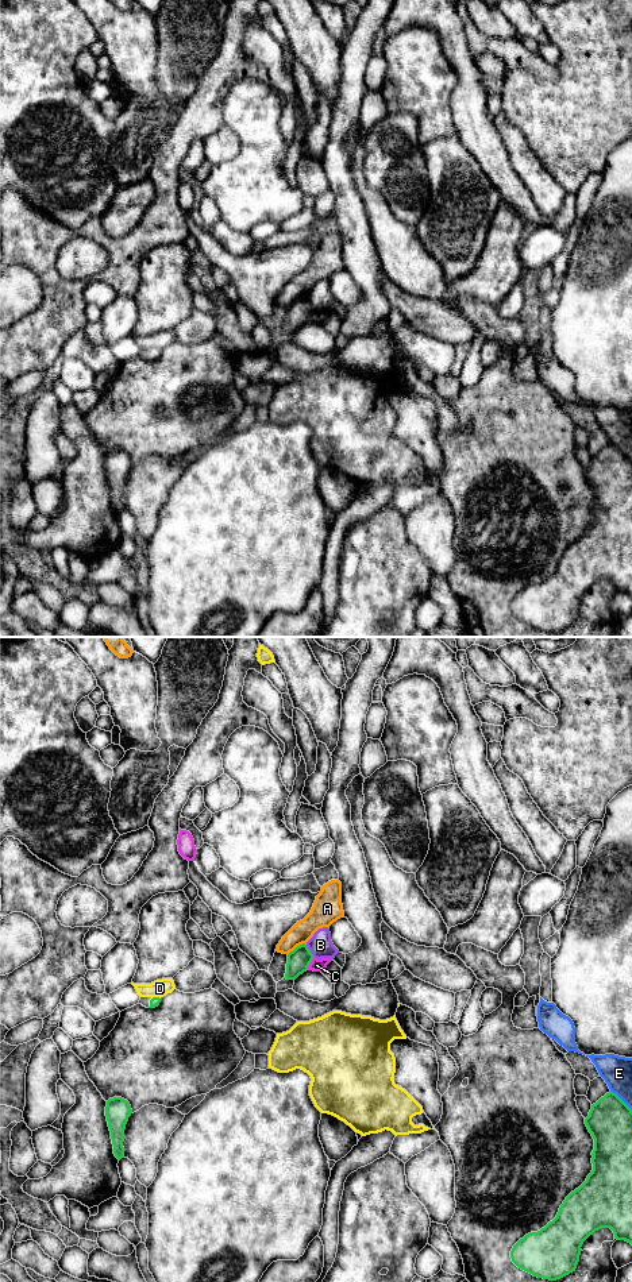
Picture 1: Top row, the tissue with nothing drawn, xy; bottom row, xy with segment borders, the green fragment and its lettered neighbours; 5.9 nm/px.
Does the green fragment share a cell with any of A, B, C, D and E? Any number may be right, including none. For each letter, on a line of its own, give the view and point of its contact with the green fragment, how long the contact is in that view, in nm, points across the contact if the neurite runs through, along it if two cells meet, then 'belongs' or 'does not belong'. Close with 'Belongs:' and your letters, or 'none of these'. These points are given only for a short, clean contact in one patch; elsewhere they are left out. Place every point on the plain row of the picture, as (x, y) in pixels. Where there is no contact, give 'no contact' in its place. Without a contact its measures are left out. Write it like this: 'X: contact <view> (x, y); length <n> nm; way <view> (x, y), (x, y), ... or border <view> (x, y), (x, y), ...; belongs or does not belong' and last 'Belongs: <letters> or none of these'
A: contact xy (297, 298); length 130 nm; does not belong
B: contact xy (309, 304); length 100 nm; does not belong
C: contact xy (309, 315); length 90 nm; border xy (313, 309), (307, 321); does not belong
D: contact xy (157, 350); length 50 nm; does not belong
E: contact xy (621, 452); length 170 nm; does not belong
Belongs: none of these

